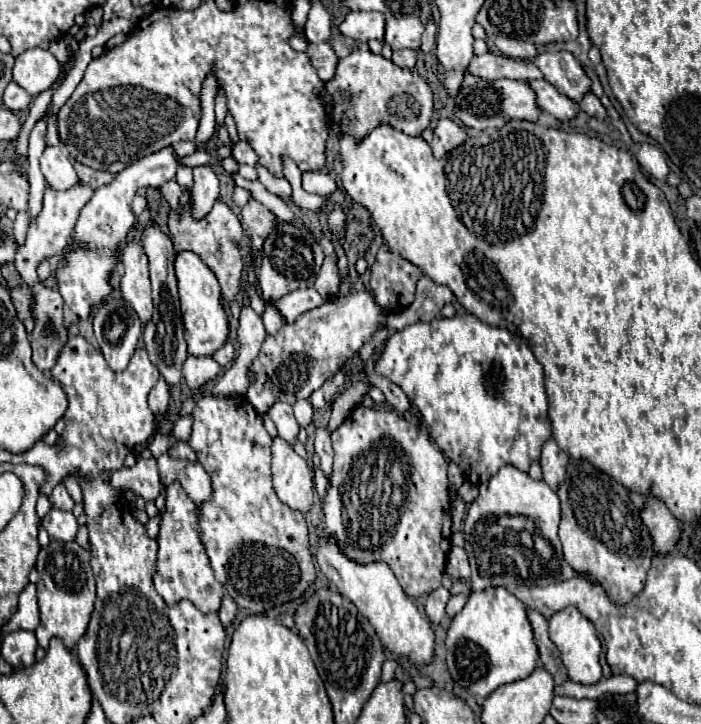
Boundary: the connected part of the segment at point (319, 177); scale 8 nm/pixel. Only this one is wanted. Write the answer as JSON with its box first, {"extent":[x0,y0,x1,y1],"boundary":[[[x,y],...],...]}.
{"extent":[302,170,338,196],"boundary":[[[314,170],[314,172],[308,172],[308,174],[302,174],[302,186],[306,192],[312,192],[312,194],[322,194],[322,196],[328,196],[332,192],[338,190],[338,184],[332,176],[324,174],[322,170]]]}

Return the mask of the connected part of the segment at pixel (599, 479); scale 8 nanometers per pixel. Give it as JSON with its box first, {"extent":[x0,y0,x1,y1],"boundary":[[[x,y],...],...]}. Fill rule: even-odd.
{"extent":[558,460,654,606],"boundary":[[[570,460],[566,480],[558,488],[558,498],[562,502],[558,536],[564,560],[576,572],[594,576],[616,606],[628,604],[644,588],[646,572],[654,558],[650,532],[628,498],[628,490],[588,460]]]}

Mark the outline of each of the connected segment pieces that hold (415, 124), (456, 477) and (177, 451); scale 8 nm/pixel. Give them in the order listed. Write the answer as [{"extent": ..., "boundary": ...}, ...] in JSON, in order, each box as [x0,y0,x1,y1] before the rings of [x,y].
[{"extent":[324,50,432,142],"boundary":[[[352,50],[348,56],[338,58],[336,74],[324,82],[326,110],[330,118],[330,136],[340,138],[350,134],[360,142],[376,126],[388,124],[408,136],[420,136],[432,118],[432,92],[430,86],[412,70],[398,68],[392,60],[362,50]]]},{"extent":[448,462,464,490],"boundary":[[[450,462],[450,466],[448,466],[448,480],[450,480],[450,486],[454,488],[454,490],[458,490],[462,484],[464,484],[464,474],[462,474],[462,470],[456,466],[456,464],[452,464]]]},{"extent":[170,442,196,462],"boundary":[[[176,442],[176,444],[170,448],[170,454],[172,454],[172,456],[178,456],[178,458],[186,458],[186,460],[196,462],[196,454],[194,454],[194,450],[188,446],[188,442]]]}]

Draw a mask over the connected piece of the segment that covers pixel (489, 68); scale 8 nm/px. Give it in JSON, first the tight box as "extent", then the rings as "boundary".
{"extent":[466,52,542,80],"boundary":[[[486,52],[482,56],[474,56],[468,64],[466,74],[472,74],[482,80],[498,80],[498,78],[514,78],[514,80],[532,80],[542,78],[540,70],[532,62],[506,58],[502,54]]]}

